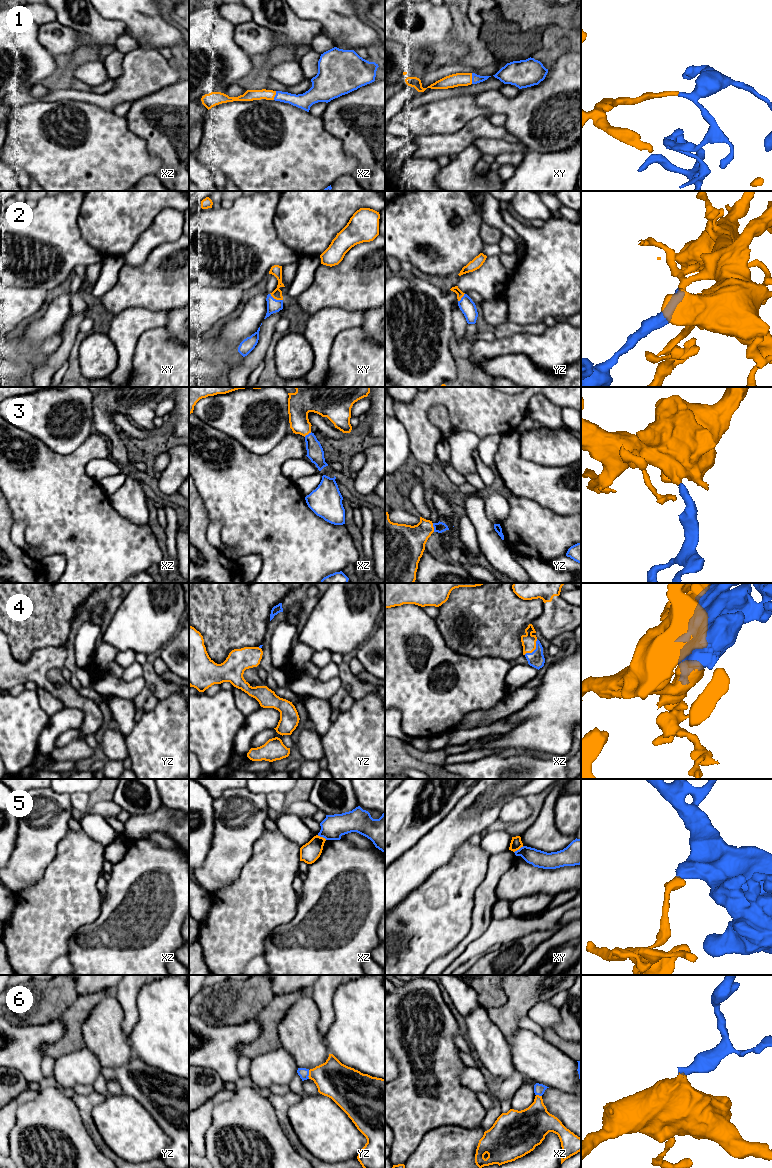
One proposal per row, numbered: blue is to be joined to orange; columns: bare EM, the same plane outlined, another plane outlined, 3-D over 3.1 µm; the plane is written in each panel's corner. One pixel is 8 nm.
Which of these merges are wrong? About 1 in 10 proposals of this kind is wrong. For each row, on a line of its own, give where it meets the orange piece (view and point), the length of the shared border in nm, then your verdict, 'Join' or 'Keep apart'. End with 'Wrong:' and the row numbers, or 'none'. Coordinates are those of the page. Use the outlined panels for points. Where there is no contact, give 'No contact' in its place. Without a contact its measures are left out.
1: Touches orange at xy (471, 78). Shared border 90 nm. Join
2: Touches orange at xy (276, 299). Shared border 120 nm. Join
3: Touches orange at yz (433, 527). Shared border 70 nm. Join
4: Touches orange at xz (534, 649). Shared border 170 nm. Join
5: Touches orange at xy (518, 849). Shared border 90 nm. Keep apart
6: Touches orange at yz (309, 1074). Shared border 70 nm. Join
Wrong: 5

